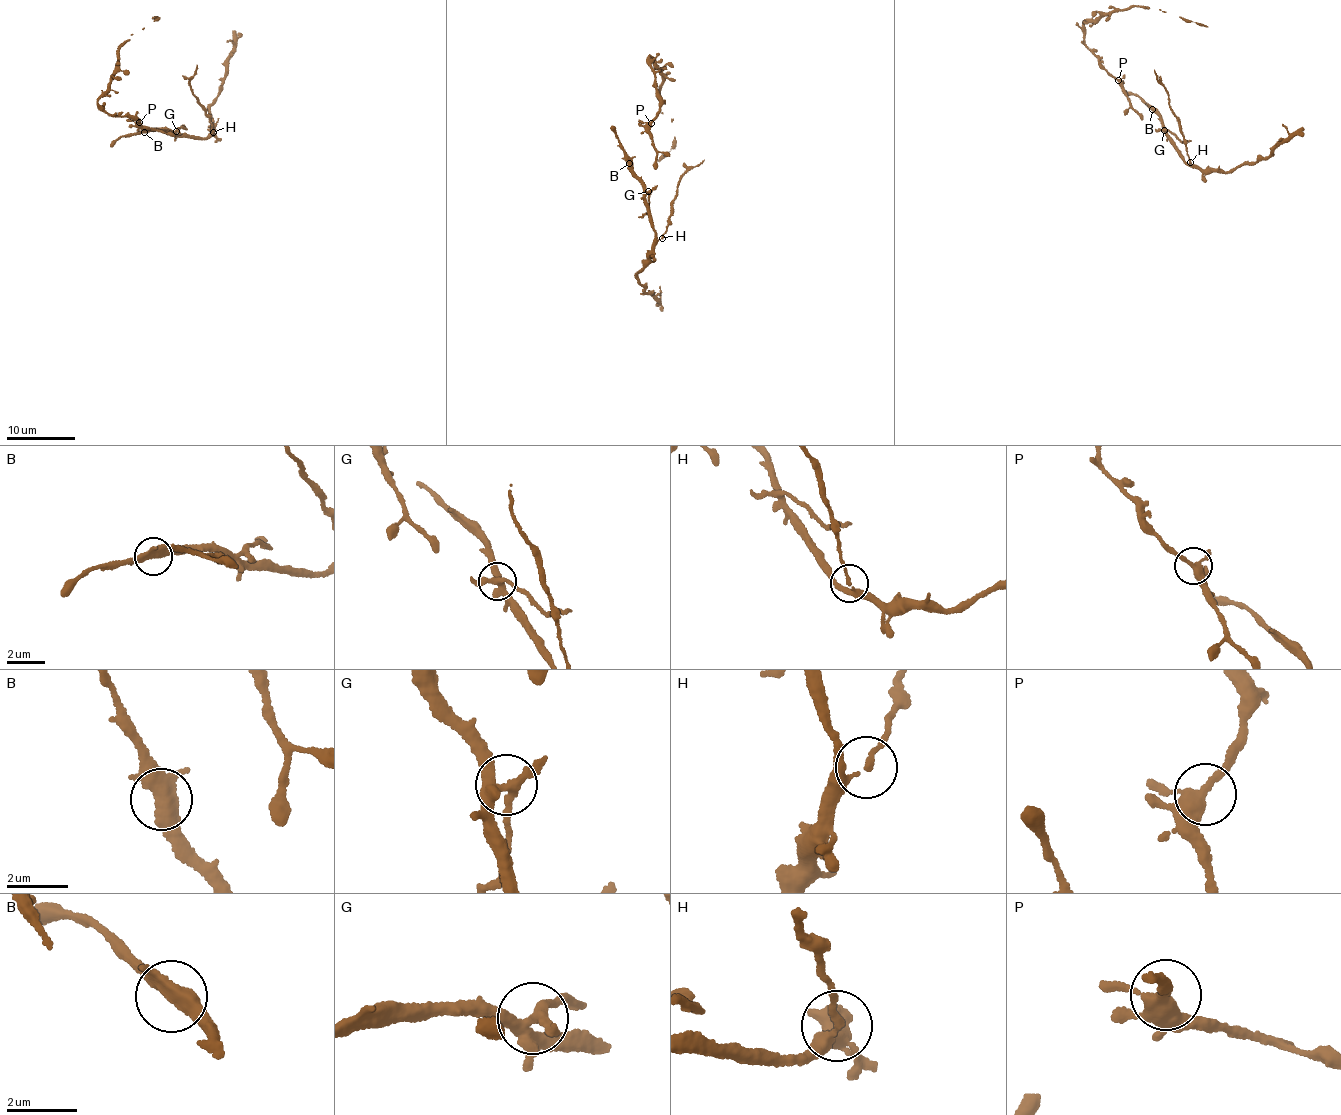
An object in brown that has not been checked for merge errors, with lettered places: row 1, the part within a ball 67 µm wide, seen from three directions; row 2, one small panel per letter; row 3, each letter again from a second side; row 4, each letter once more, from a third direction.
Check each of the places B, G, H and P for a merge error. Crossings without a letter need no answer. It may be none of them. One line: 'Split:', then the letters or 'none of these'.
Split: G, H

